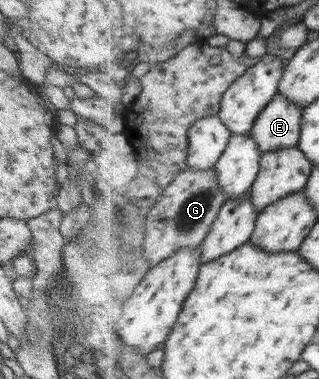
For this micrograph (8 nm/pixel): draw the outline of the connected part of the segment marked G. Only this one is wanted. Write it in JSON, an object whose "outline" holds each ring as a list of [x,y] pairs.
{"outline":[[[215,168],[206,171],[190,169],[181,171],[172,183],[162,192],[157,204],[150,206],[147,213],[145,256],[150,260],[150,268],[168,259],[174,252],[185,247],[199,247],[212,230],[226,194],[218,181]]]}

